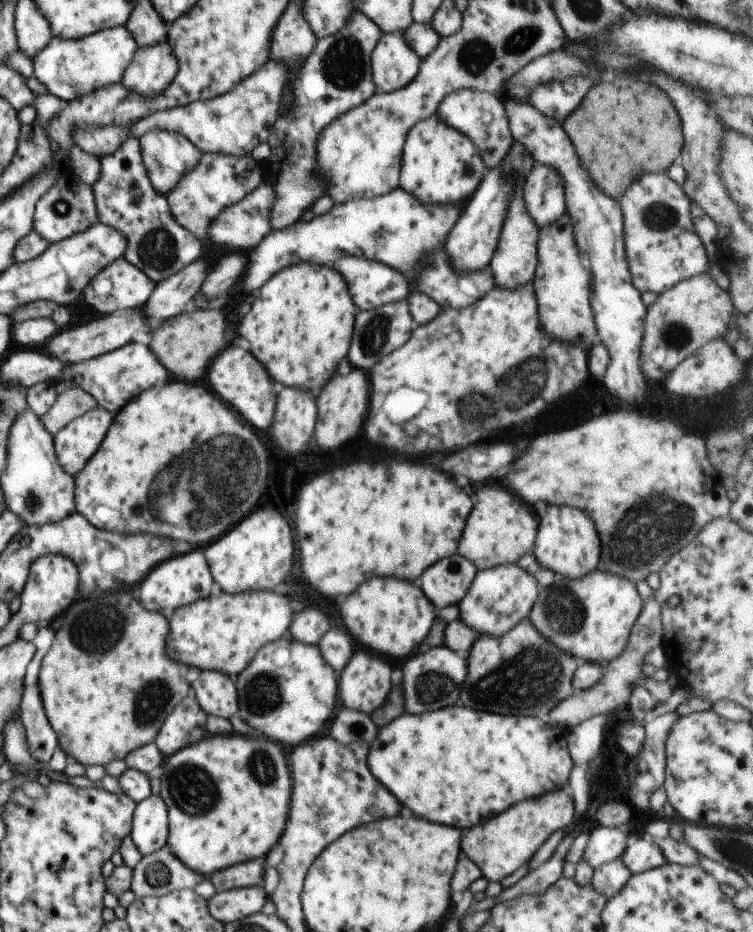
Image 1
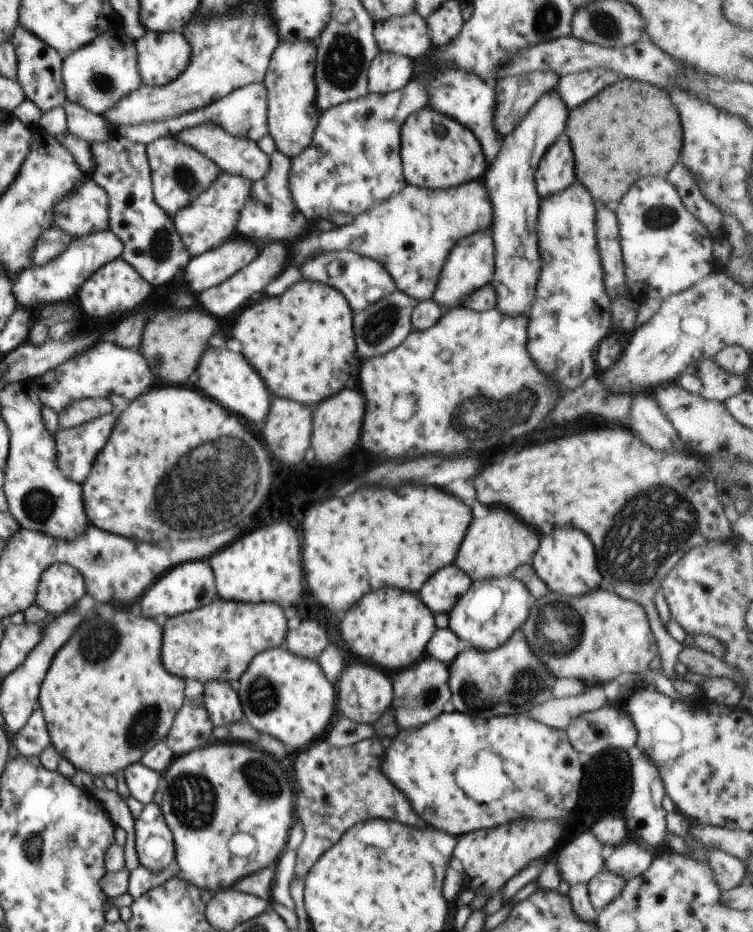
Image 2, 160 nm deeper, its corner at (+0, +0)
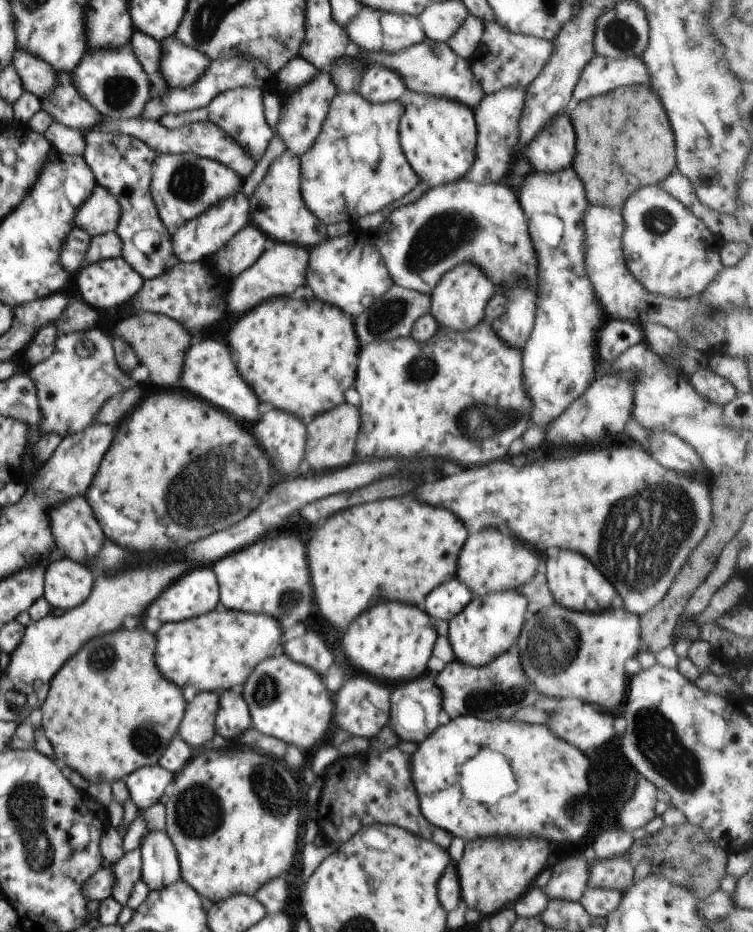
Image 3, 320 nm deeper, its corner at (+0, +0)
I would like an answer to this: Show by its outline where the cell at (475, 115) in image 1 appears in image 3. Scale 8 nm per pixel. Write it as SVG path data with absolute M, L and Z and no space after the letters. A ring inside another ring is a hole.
M425 38L408 48L387 53L384 51L364 51L361 64L366 67L384 67L397 72L408 90L437 97L448 97L466 104L474 112L484 98L480 85L473 79L469 62L460 58L448 43L441 43Z

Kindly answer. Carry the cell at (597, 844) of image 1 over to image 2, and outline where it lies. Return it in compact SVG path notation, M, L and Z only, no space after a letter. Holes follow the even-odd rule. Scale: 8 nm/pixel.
M588 831L579 837L569 838L569 843L555 857L561 882L586 883L604 870L602 848L604 845Z

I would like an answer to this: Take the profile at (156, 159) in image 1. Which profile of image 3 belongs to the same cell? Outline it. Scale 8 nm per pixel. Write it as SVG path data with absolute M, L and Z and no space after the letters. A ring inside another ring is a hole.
M192 153L156 155L151 171L150 192L161 221L170 234L182 227L184 223L202 215L210 207L238 195L244 184L244 178L228 165Z

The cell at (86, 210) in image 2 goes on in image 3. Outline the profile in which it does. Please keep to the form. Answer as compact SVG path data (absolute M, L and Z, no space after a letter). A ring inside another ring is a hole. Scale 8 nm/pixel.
M96 185L88 200L76 211L75 226L93 237L114 232L120 217L118 199L109 190Z

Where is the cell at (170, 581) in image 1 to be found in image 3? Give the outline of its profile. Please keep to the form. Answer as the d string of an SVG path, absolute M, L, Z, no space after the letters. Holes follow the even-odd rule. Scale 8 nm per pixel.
M192 568L168 586L158 600L152 602L146 616L160 620L162 624L179 623L200 614L206 614L218 606L219 584L210 568Z

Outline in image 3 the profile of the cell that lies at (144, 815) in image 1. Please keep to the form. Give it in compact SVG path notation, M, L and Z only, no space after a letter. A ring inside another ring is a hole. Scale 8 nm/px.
M149 832L142 840L141 880L151 891L159 891L181 878L174 843L167 832Z

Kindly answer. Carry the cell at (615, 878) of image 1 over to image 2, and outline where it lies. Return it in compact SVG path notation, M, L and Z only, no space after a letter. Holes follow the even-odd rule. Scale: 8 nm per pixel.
M602 870L587 882L587 889L592 906L600 912L617 896L620 896L625 880L610 871Z

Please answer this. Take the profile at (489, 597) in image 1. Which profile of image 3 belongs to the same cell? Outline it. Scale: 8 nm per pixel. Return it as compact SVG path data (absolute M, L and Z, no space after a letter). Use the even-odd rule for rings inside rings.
M516 590L474 596L459 615L449 620L448 640L456 660L471 667L483 667L515 648L525 623L528 599Z

